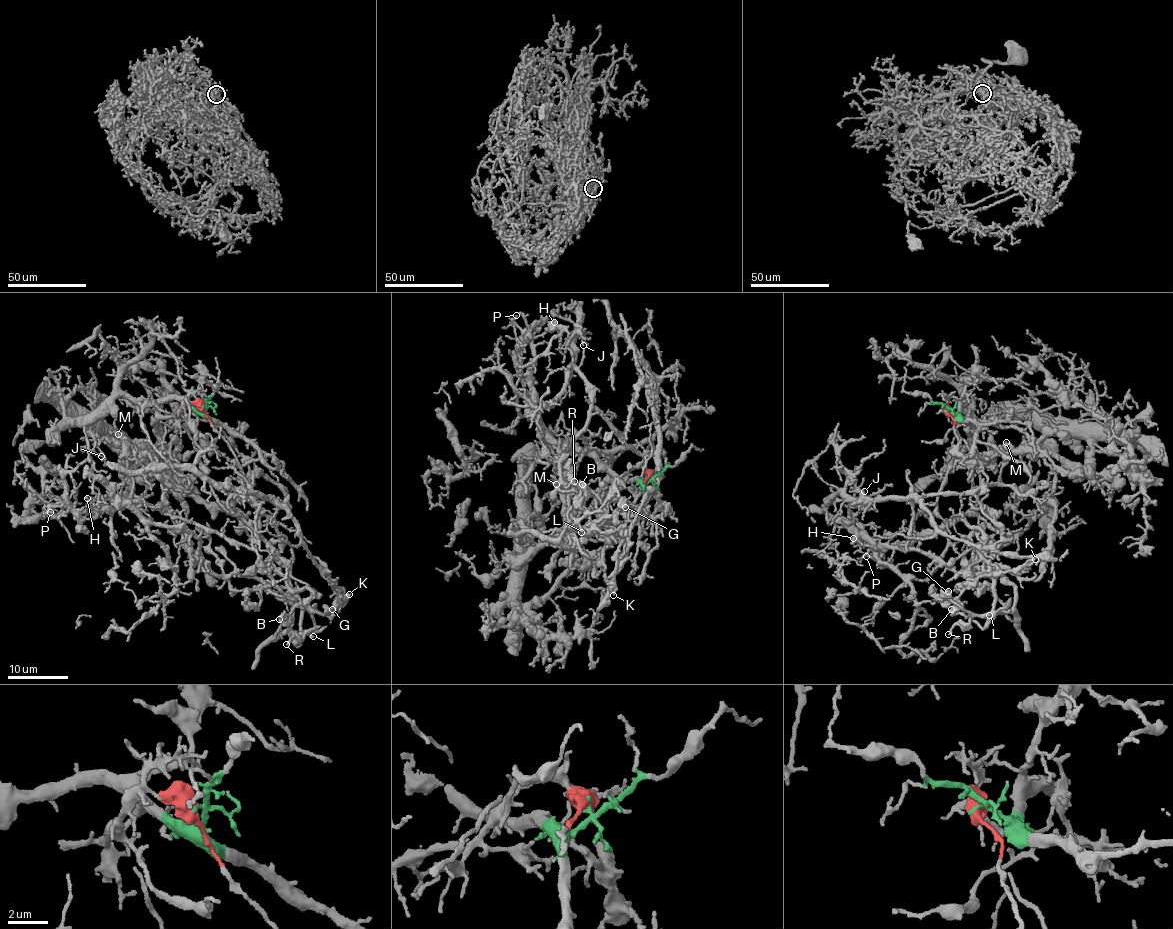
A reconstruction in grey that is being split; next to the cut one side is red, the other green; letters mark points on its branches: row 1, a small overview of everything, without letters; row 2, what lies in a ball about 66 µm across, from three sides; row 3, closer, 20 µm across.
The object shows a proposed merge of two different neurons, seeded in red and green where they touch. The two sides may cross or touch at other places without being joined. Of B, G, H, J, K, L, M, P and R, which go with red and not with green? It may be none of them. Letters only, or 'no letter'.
B, G, K, L, R

